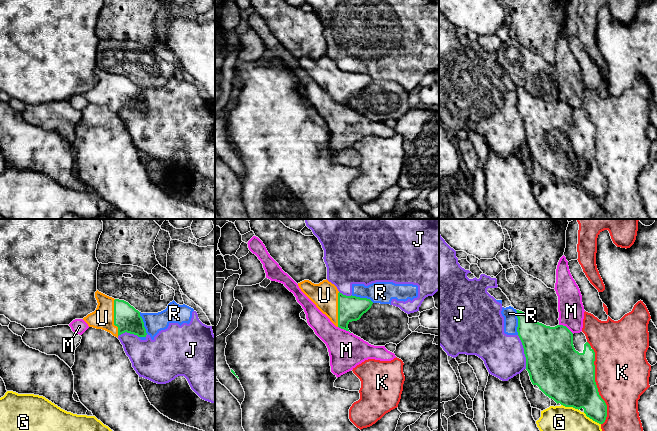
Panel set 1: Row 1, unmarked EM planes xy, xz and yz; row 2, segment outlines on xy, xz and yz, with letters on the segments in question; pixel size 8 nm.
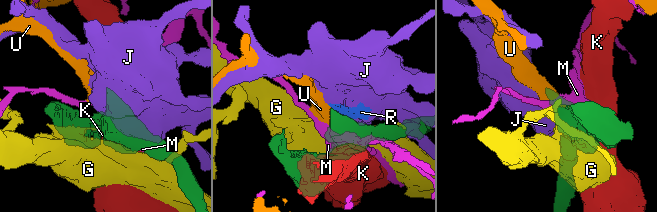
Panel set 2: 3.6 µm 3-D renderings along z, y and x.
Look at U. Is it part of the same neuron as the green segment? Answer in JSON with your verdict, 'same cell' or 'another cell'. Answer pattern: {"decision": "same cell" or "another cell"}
{"decision": "same cell"}

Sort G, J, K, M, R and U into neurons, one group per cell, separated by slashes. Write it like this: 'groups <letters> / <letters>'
groups G / J R / K / M / U

